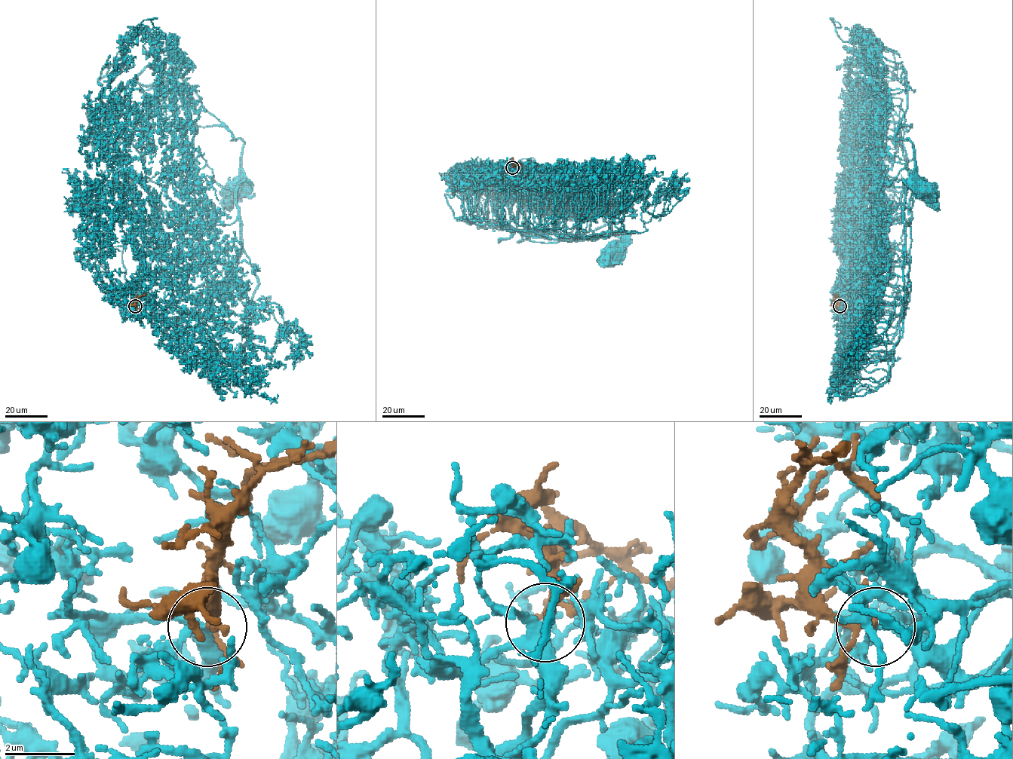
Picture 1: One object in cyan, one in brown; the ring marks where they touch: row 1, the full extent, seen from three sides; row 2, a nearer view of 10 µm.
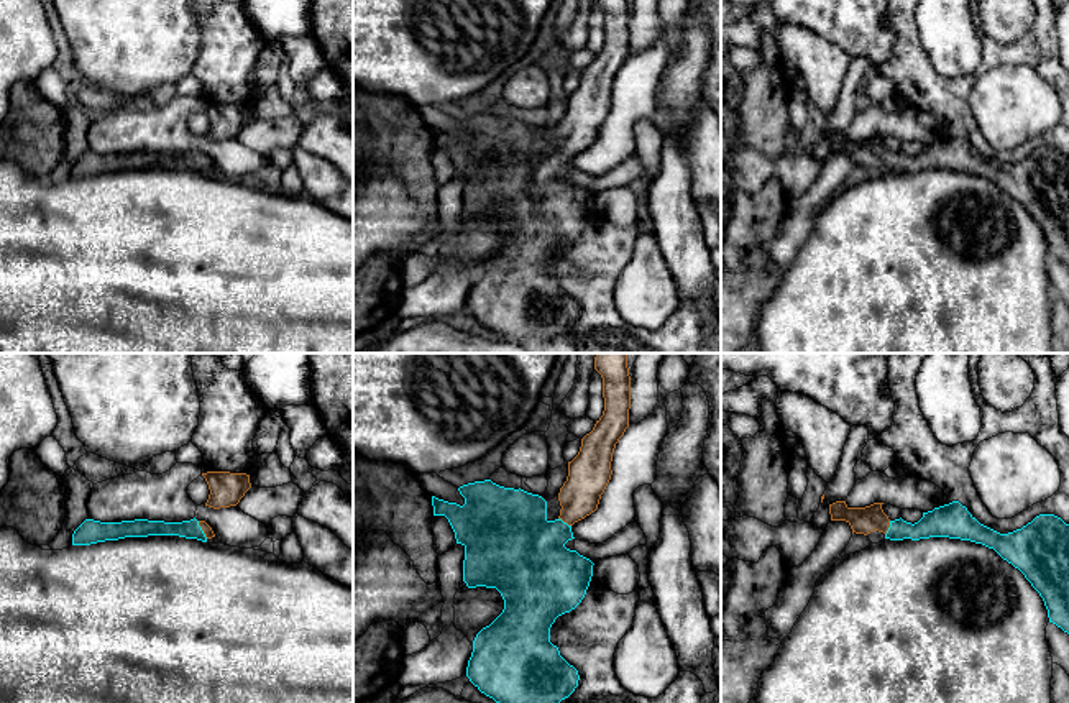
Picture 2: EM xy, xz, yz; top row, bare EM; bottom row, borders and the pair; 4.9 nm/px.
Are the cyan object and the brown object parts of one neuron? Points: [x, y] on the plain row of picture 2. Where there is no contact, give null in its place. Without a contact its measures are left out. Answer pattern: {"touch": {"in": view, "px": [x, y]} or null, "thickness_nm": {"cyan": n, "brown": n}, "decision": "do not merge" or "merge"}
{"touch": {"in": "xy", "px": [201, 161]}, "thickness_nm": {"cyan": 90, "brown": 50}, "decision": "merge"}

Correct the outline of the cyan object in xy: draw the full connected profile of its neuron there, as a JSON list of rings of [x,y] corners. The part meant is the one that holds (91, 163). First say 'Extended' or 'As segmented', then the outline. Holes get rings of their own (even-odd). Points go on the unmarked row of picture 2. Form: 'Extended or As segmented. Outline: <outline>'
Extended. Outline: [[[195,149],[182,154],[164,153],[122,153],[100,154],[85,151],[72,166],[72,177],[90,177],[105,172],[118,172],[125,169],[148,169],[148,168],[179,168],[186,171],[197,171],[207,174],[215,169],[212,159],[205,153]]]

